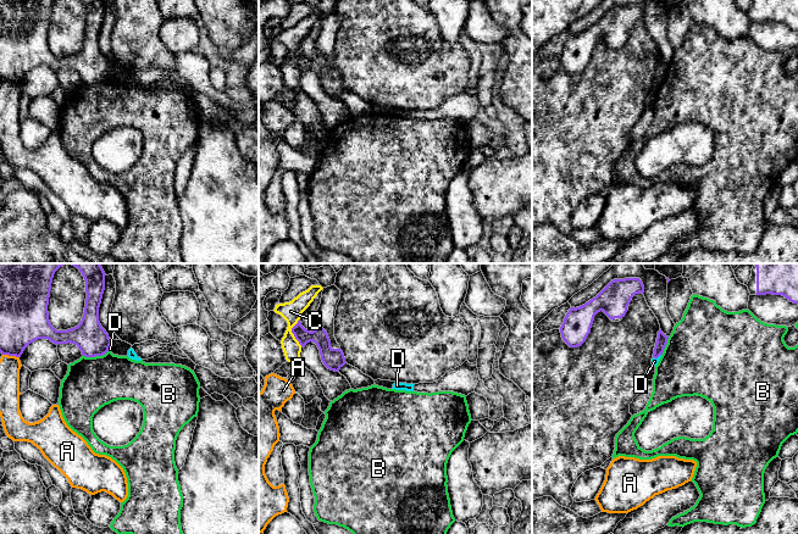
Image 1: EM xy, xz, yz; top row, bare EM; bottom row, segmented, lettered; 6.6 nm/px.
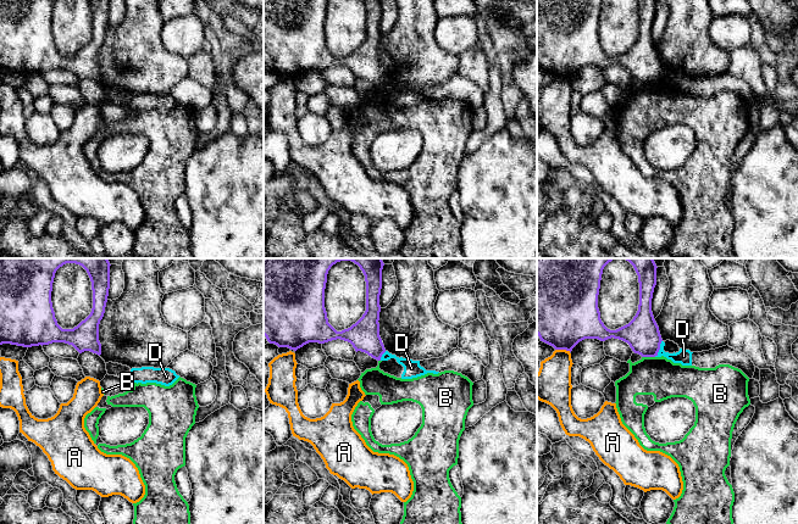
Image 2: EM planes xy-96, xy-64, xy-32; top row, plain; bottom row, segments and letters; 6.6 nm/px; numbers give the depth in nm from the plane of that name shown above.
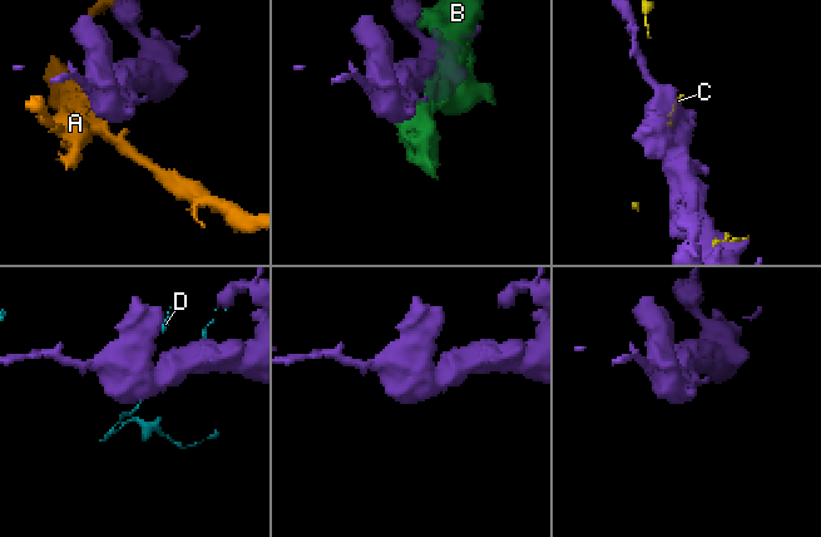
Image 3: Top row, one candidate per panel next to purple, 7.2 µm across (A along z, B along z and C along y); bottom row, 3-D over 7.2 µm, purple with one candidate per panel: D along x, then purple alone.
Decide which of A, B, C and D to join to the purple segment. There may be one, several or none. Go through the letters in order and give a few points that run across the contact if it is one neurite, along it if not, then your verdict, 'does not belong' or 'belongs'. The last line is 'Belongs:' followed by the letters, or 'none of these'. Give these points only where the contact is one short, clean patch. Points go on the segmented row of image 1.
A: does not belong
B: does not belong
C: does not belong
D: does not belong
Belongs: none of these

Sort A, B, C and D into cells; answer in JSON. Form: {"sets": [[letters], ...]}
{"sets": [["A"], ["B"], ["C"], ["D"]]}

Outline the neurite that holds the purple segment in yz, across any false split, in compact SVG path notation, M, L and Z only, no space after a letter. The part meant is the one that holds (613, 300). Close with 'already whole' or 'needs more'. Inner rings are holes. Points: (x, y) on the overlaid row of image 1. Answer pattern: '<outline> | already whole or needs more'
M639 278L611 280L595 297L580 307L569 310L560 327L563 340L570 347L581 346L591 333L598 312L603 311L610 319L622 318L631 299L639 293L644 293Z | already whole

